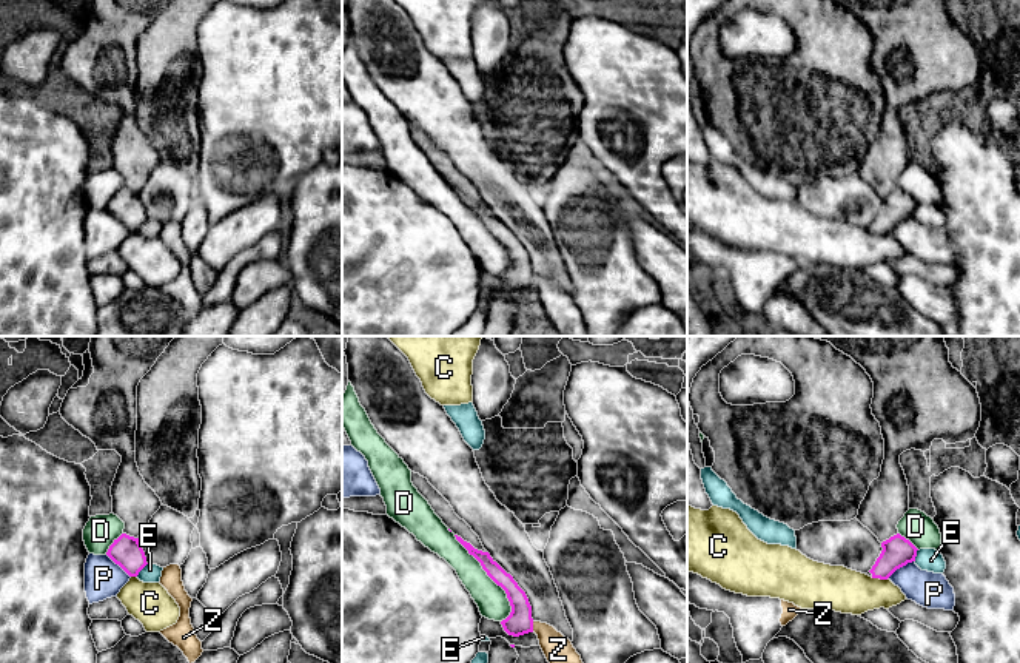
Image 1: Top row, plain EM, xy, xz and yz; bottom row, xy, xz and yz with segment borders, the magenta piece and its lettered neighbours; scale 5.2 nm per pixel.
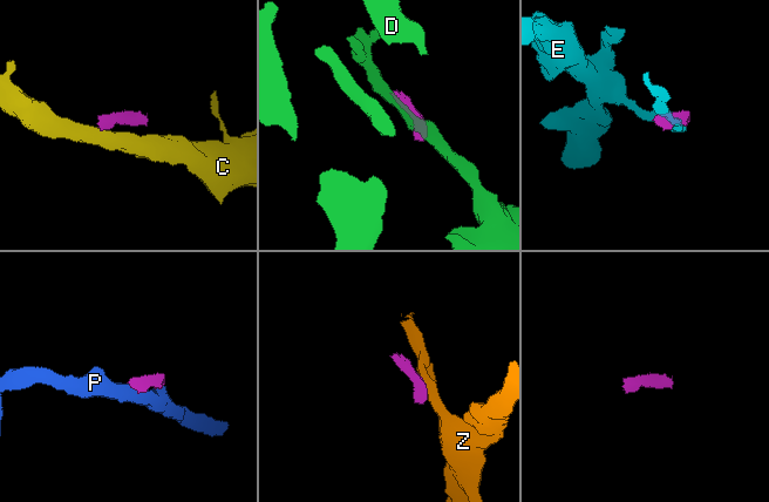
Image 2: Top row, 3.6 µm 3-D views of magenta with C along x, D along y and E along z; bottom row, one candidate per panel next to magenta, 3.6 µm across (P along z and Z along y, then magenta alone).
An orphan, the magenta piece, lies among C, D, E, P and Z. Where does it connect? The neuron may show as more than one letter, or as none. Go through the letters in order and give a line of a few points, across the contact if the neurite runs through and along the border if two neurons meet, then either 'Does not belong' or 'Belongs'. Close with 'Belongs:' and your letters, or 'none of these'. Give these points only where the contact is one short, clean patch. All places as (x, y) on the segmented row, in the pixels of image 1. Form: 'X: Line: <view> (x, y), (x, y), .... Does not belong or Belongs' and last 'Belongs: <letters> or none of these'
C: Line: yz (871, 577), (888, 578). Does not belong
D: Does not belong
E: Does not belong
P: Line: yz (914, 560), (897, 568), (888, 577). Does not belong
Z: Line: xz (532, 622), (533, 631). Does not belong
Belongs: none of these

